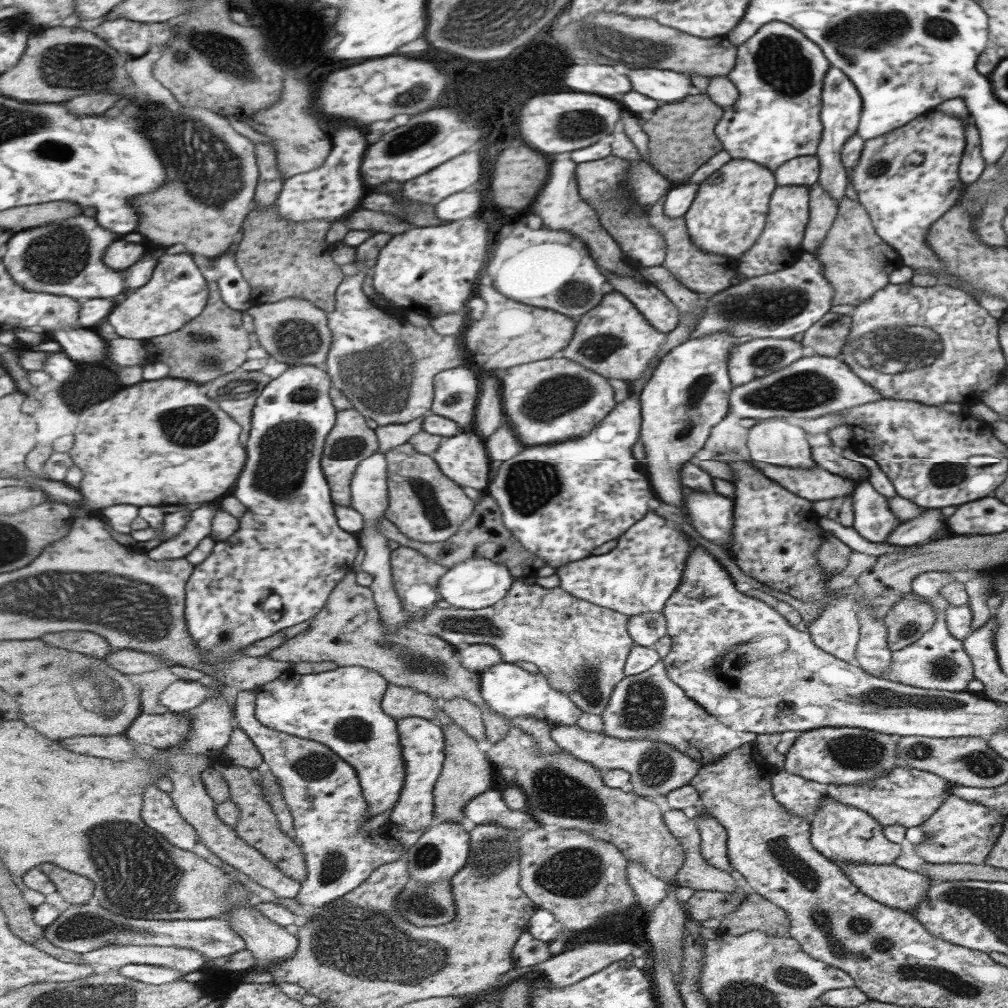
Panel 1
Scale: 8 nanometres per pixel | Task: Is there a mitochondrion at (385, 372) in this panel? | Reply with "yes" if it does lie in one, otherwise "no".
yes

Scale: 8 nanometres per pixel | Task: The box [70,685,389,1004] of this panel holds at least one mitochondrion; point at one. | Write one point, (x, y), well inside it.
(140, 876)

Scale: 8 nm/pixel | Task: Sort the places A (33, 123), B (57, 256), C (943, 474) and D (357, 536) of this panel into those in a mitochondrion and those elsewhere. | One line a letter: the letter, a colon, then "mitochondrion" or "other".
A: mitochondrion
B: mitochondrion
C: mitochondrion
D: other

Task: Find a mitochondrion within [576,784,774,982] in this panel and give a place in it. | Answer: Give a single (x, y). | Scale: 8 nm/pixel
(728, 900)

